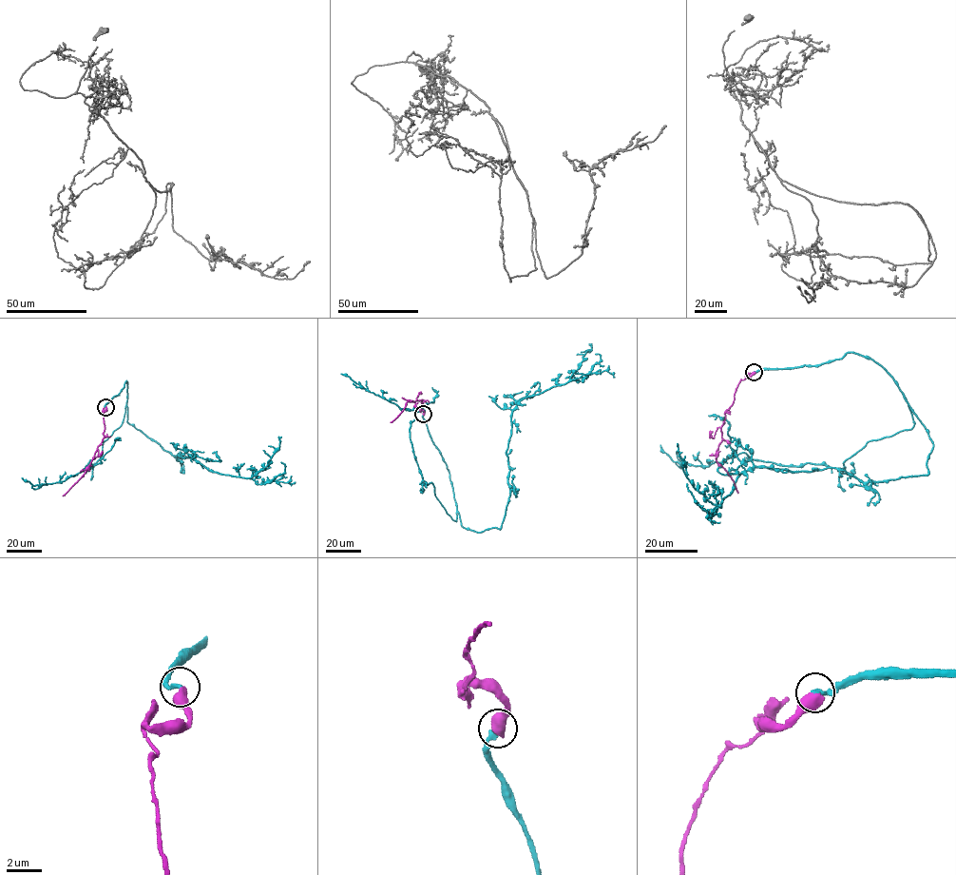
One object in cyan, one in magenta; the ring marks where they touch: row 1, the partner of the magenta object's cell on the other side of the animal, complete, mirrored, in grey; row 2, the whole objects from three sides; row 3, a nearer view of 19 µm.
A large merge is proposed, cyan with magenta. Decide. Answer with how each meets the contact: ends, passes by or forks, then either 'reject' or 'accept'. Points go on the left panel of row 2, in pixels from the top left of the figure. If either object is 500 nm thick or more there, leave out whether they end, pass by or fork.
accept

